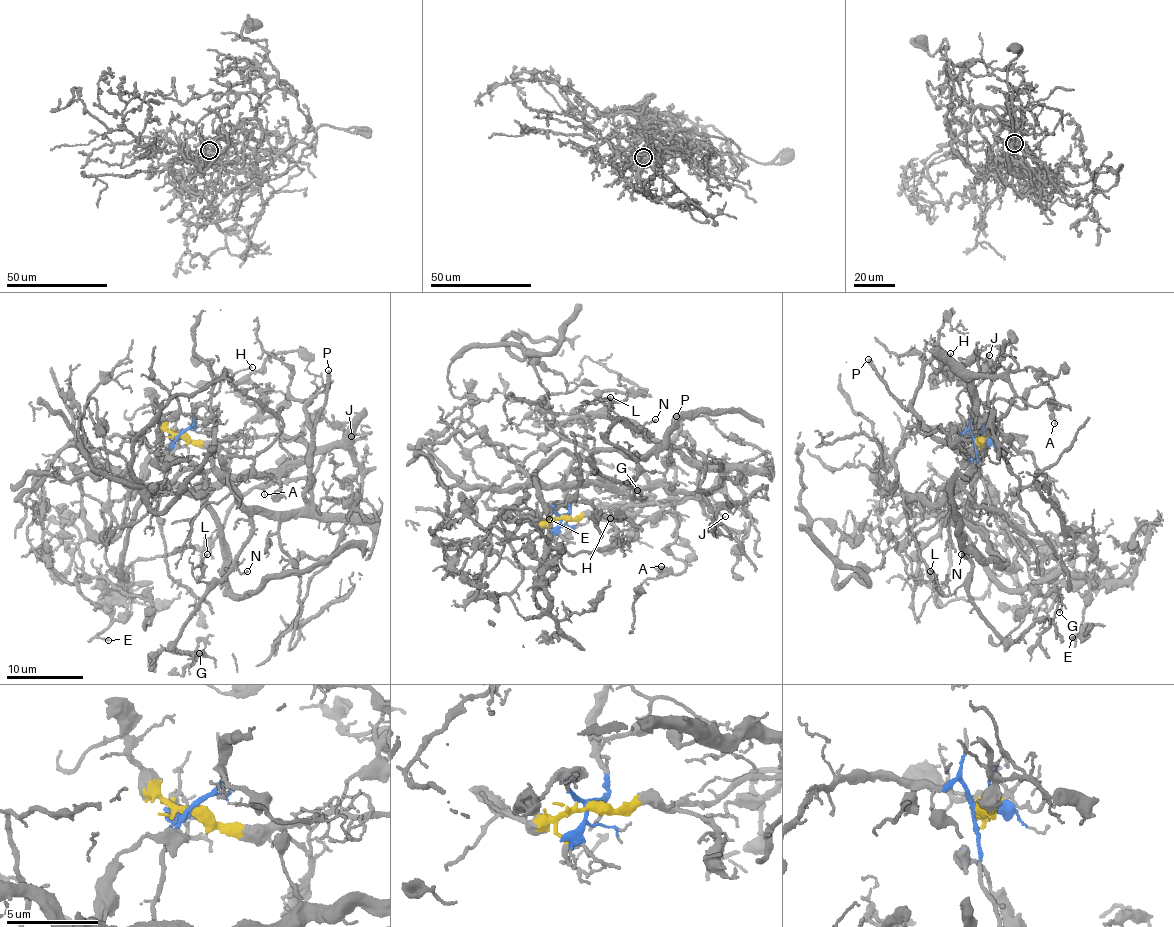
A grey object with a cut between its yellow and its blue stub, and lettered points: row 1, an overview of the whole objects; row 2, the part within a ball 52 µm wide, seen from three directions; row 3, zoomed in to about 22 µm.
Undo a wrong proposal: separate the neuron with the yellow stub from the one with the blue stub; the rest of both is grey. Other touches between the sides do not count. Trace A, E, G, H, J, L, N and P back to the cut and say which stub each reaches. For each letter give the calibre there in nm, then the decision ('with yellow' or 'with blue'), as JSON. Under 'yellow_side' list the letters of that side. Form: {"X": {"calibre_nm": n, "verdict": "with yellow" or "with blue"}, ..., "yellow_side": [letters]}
{"A": {"calibre_nm": 120, "verdict": "with yellow"}, "E": {"calibre_nm": 150, "verdict": "with blue"}, "G": {"calibre_nm": 110, "verdict": "with blue"}, "H": {"calibre_nm": 80, "verdict": "with yellow"}, "J": {"calibre_nm": 120, "verdict": "with yellow"}, "L": {"calibre_nm": 110, "verdict": "with blue"}, "N": {"calibre_nm": 130, "verdict": "with blue"}, "P": {"calibre_nm": 280, "verdict": "with blue"}, "yellow_side": ["A", "H", "J"]}

